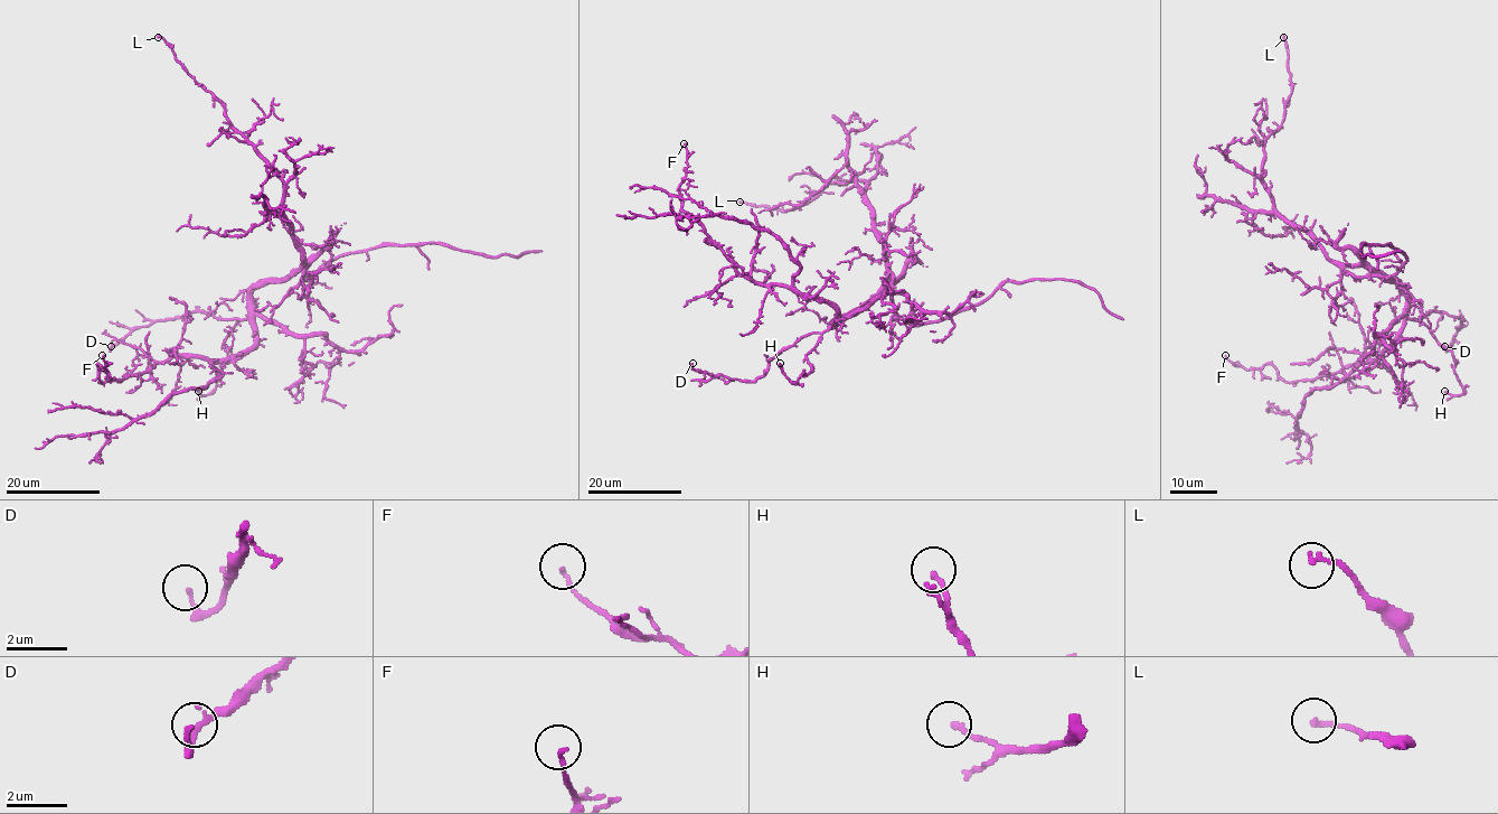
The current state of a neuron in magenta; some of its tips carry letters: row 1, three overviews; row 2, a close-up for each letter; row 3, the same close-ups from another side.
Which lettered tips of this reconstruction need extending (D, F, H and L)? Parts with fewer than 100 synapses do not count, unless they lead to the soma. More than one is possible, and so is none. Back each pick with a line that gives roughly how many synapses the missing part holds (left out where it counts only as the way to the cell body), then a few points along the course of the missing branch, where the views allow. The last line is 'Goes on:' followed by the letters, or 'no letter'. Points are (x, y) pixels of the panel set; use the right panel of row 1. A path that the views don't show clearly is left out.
Goes on: no letter

